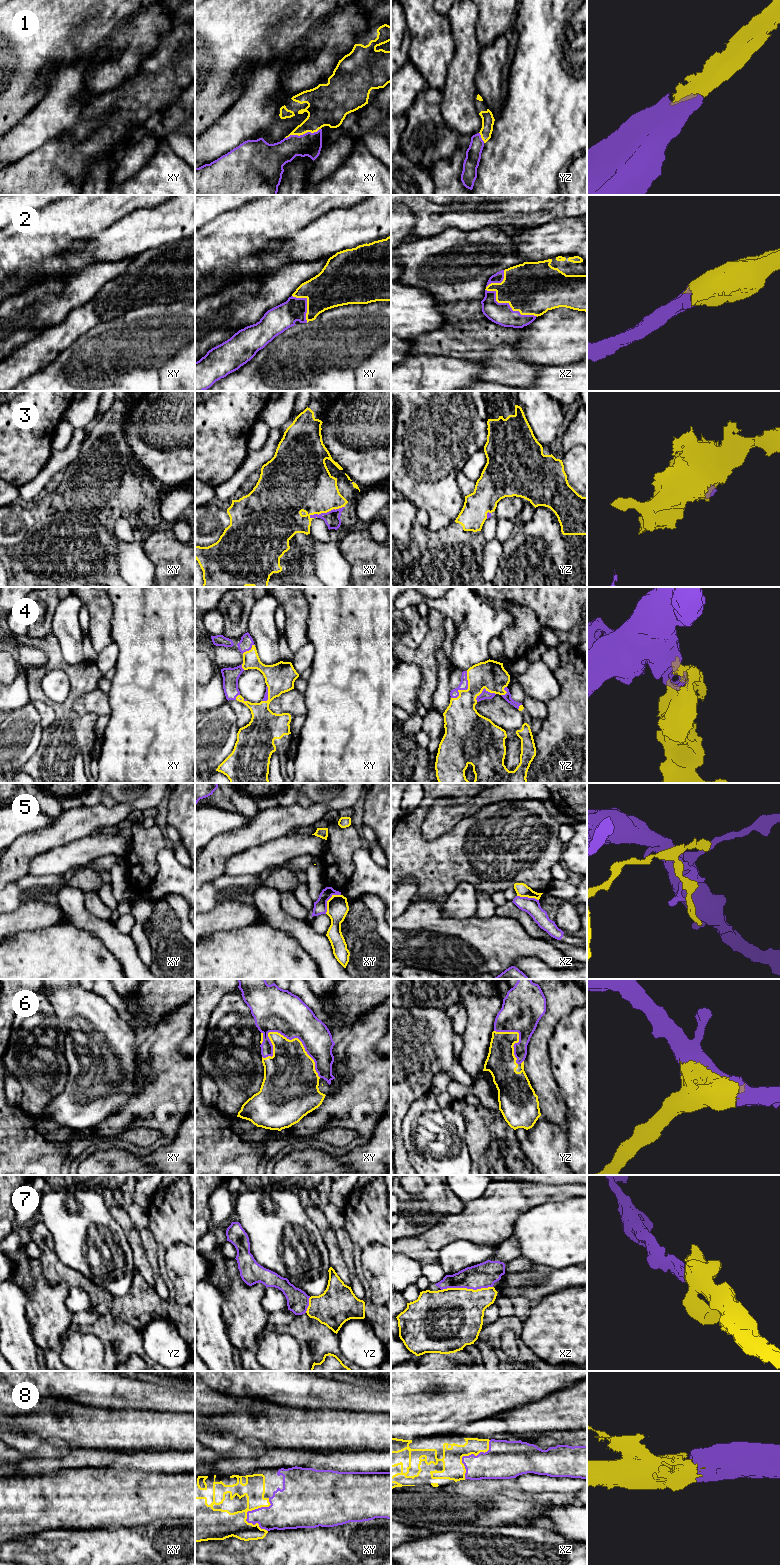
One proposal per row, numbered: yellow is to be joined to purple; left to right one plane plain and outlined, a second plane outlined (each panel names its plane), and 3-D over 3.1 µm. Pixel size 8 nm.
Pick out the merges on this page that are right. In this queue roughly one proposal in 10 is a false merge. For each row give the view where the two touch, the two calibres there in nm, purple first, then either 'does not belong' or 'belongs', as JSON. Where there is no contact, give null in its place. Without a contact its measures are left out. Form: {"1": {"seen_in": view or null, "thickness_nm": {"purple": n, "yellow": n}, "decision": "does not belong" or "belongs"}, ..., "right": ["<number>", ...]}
{"1": {"seen_in": "xy", "thickness_nm": {"purple": 190, "yellow": 260}, "decision": "belongs"}, "2": {"seen_in": "xz", "thickness_nm": {"purple": 180, "yellow": 440}, "decision": "belongs"}, "3": {"seen_in": "xy", "thickness_nm": {"purple": 130, "yellow": 400}, "decision": "belongs"}, "4": {"seen_in": "yz", "thickness_nm": {"purple": 70, "yellow": 280}, "decision": "belongs"}, "5": {"seen_in": "xy", "thickness_nm": {"purple": 110, "yellow": 180}, "decision": "does not belong"}, "6": {"seen_in": "xy", "thickness_nm": {"purple": 320, "yellow": 380}, "decision": "belongs"}, "7": {"seen_in": "xz", "thickness_nm": {"purple": 200, "yellow": 440}, "decision": "belongs"}, "8": {"seen_in": "xy", "thickness_nm": {"purple": 220, "yellow": 240}, "decision": "belongs"}, "right": ["1", "2", "3", "4", "6", "7", "8"]}

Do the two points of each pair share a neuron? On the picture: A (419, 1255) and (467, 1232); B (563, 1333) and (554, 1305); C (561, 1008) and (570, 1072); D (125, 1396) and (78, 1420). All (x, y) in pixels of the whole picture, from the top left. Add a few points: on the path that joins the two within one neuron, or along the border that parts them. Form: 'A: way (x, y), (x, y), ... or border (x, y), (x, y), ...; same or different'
A: way (429, 1242), (445, 1232), (454, 1232); same
B: way (563, 1326), (563, 1314), (561, 1312); same
C: border (576, 1007), (556, 1024), (554, 1033), (550, 1038); different
D: border (94, 1407), (105, 1410); different

